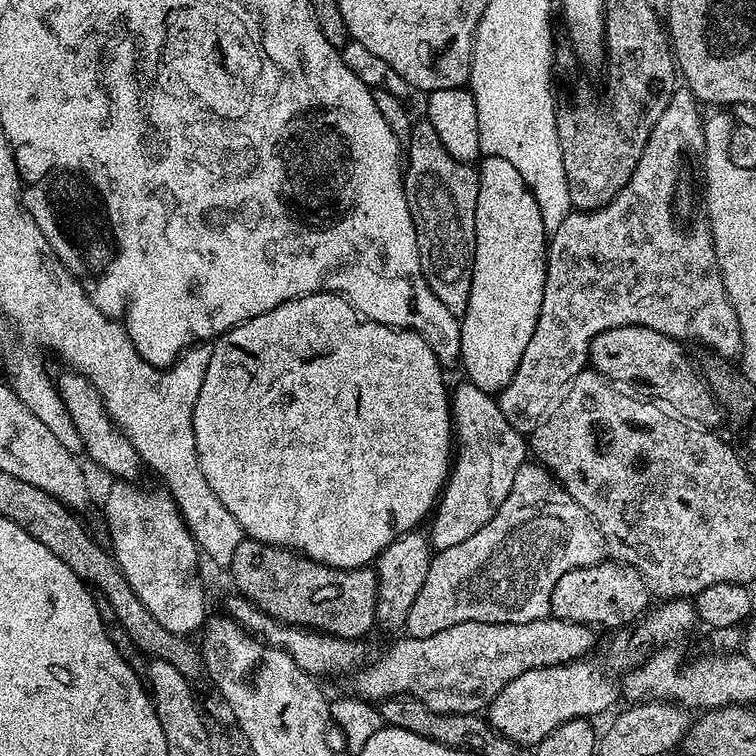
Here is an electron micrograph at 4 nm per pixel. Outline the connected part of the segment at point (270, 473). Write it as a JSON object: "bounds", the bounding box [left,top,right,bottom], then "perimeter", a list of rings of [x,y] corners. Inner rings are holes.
{"bounds":[194,292,454,568],"perimeter":[[[310,292],[307,296],[299,296],[293,300],[282,302],[274,306],[274,310],[266,310],[266,314],[258,314],[238,326],[234,326],[228,332],[217,336],[212,344],[212,353],[210,354],[210,366],[206,366],[206,378],[202,378],[202,390],[198,390],[198,402],[194,402],[194,446],[198,450],[198,466],[202,466],[202,475],[206,477],[206,483],[210,490],[214,490],[214,495],[218,497],[218,502],[234,514],[234,522],[242,526],[245,537],[258,542],[267,544],[276,544],[280,548],[291,548],[293,552],[298,552],[302,556],[308,556],[314,562],[325,564],[331,568],[367,568],[375,561],[376,557],[390,546],[402,534],[419,529],[420,523],[427,521],[431,517],[440,493],[443,492],[445,484],[448,482],[450,469],[454,463],[454,425],[452,422],[452,406],[450,403],[449,385],[444,385],[445,369],[434,358],[434,350],[426,346],[424,339],[417,332],[406,332],[390,328],[386,324],[379,324],[373,320],[366,320],[343,296],[336,295],[335,292]]]}

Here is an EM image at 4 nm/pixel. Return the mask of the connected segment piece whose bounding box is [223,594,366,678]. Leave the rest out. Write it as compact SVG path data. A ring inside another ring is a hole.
M231 594L224 600L223 611L231 616L237 624L241 624L245 632L260 637L266 644L272 644L280 648L302 670L306 670L312 676L323 678L323 676L336 676L343 668L356 670L365 663L363 643L360 640L343 640L337 636L331 636L325 632L317 632L314 628L299 628L293 624L283 624L282 621L268 616L258 606L254 606L246 597L239 594Z

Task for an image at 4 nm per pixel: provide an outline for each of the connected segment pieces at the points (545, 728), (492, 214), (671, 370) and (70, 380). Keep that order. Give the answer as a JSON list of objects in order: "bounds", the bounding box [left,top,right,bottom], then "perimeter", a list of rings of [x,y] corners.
[{"bounds":[486,654,622,746],"perimeter":[[[589,654],[581,659],[571,660],[568,664],[555,664],[518,674],[518,678],[514,678],[510,686],[503,688],[486,709],[486,719],[492,729],[519,744],[535,746],[542,742],[542,738],[546,738],[546,734],[550,734],[550,730],[562,726],[562,722],[586,720],[602,715],[615,702],[616,695],[621,695],[622,688],[618,683],[618,672],[616,676],[615,662],[596,655]]]},{"bounds":[460,156,550,394],"perimeter":[[[484,156],[481,161],[478,164],[478,206],[474,214],[476,249],[470,282],[470,302],[466,302],[466,310],[460,317],[460,364],[464,368],[463,375],[470,383],[487,392],[499,394],[514,378],[514,370],[518,370],[518,362],[522,362],[522,354],[526,354],[526,346],[534,334],[534,326],[538,326],[538,314],[542,310],[542,294],[546,286],[550,236],[542,226],[538,202],[534,202],[534,194],[526,186],[522,174],[518,174],[518,170],[514,170],[506,158]]]},{"bounds":[588,326,722,430],"perimeter":[[[618,326],[594,338],[588,359],[591,367],[605,380],[620,386],[633,384],[634,387],[641,388],[636,390],[645,397],[674,410],[681,420],[709,430],[715,429],[715,424],[722,420],[720,406],[694,360],[684,353],[684,348],[681,341],[646,326]]]},{"bounds":[55,370,142,482],"perimeter":[[[64,370],[60,380],[55,381],[57,392],[60,393],[62,402],[74,422],[74,426],[80,435],[80,442],[83,451],[88,451],[88,456],[100,468],[105,468],[110,475],[116,476],[117,481],[132,482],[137,478],[142,461],[140,455],[134,450],[130,438],[114,423],[108,416],[108,411],[104,405],[104,400],[98,394],[98,390],[78,371]]]}]

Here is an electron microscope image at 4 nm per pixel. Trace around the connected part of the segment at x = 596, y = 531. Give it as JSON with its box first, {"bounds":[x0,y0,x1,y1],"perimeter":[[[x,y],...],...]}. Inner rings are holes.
{"bounds":[406,462,605,638],"perimeter":[[[526,462],[520,467],[518,474],[514,474],[514,486],[510,486],[510,494],[506,494],[506,502],[502,502],[502,506],[498,506],[498,514],[494,514],[494,518],[490,518],[490,522],[486,522],[486,526],[482,526],[482,530],[478,530],[478,534],[466,538],[466,542],[458,542],[458,546],[450,546],[450,550],[442,550],[433,555],[430,570],[426,574],[426,582],[422,582],[422,590],[418,590],[418,598],[414,598],[414,606],[410,606],[410,618],[406,625],[407,635],[414,638],[430,638],[430,634],[438,634],[438,630],[446,630],[450,626],[458,626],[462,622],[525,624],[535,620],[547,620],[552,616],[552,595],[554,586],[558,586],[558,578],[562,578],[562,574],[575,568],[585,568],[601,563],[605,556],[604,535],[601,534],[600,527],[597,526],[592,515],[582,506],[578,506],[578,502],[574,502],[574,498],[570,498],[568,491],[560,485],[559,480],[543,464]]]}

